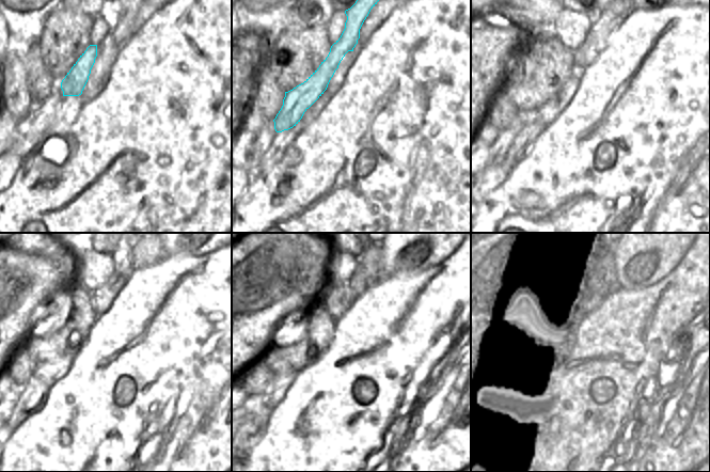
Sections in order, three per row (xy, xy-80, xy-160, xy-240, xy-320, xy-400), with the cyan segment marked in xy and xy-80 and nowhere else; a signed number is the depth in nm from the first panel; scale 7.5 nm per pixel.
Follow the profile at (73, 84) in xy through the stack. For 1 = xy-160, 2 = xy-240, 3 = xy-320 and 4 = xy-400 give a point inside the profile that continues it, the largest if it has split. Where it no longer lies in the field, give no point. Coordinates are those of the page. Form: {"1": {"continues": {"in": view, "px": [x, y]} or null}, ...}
{"1": {"continues": {"in": "xy-160", "px": [499, 150]}}, "2": {"continues": {"in": "xy-240", "px": [14, 395]}}, "3": {"continues": null}, "4": {"continues": null}}

